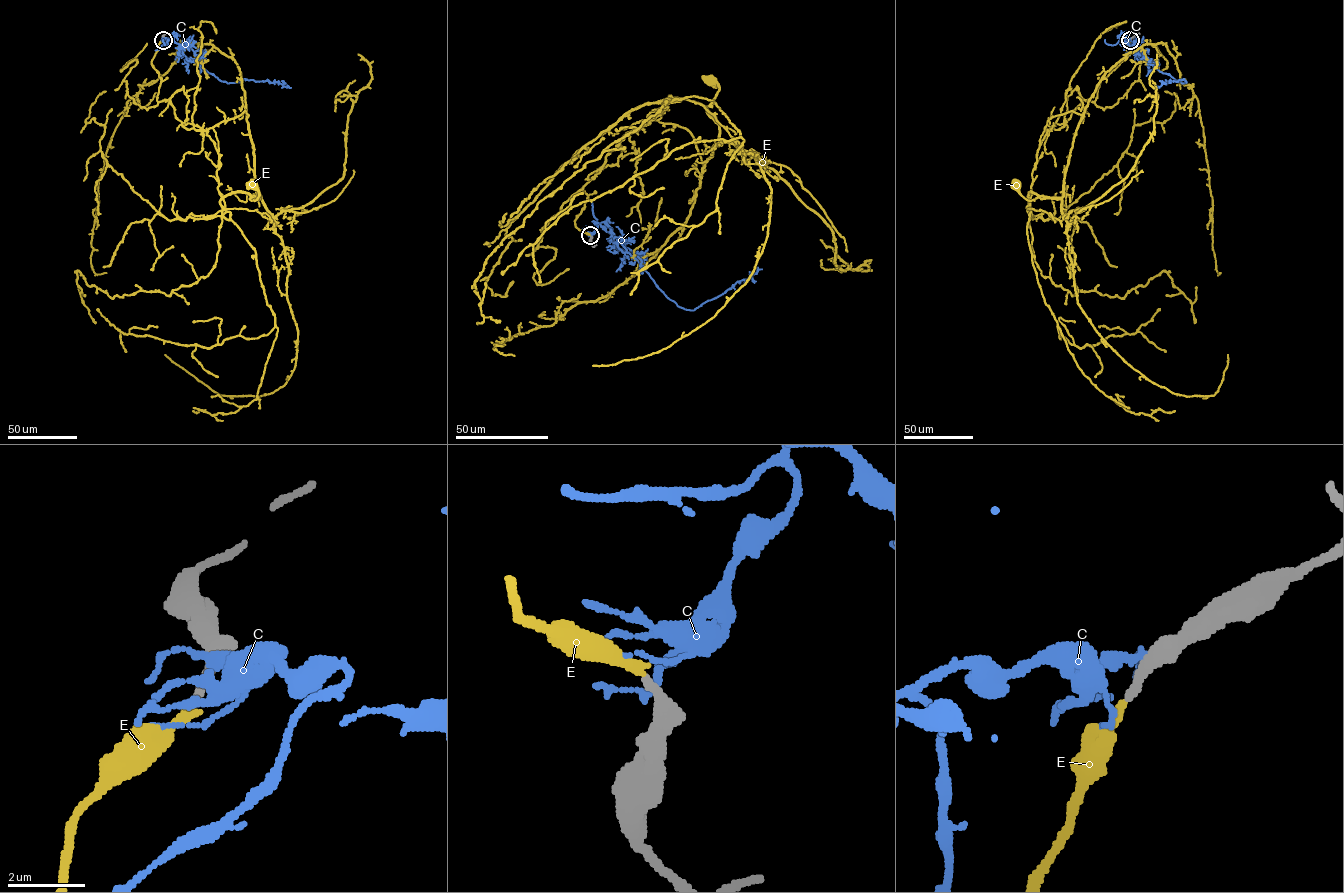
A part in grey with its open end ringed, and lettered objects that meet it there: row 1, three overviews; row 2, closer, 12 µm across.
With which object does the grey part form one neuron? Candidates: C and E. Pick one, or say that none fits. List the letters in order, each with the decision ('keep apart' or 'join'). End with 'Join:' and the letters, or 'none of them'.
C: keep apart
E: join
Join: E

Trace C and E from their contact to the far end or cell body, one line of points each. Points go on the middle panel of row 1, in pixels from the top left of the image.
C: (591, 236), (599, 224), (667, 297), (685, 309), (693, 310), (761, 269)
E: (591, 235), (575, 220), (606, 156), (680, 99), (669, 96), (715, 120), (709, 82)

